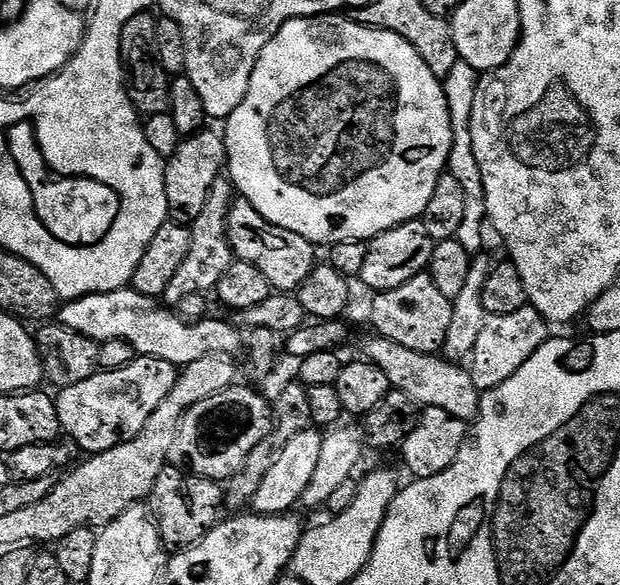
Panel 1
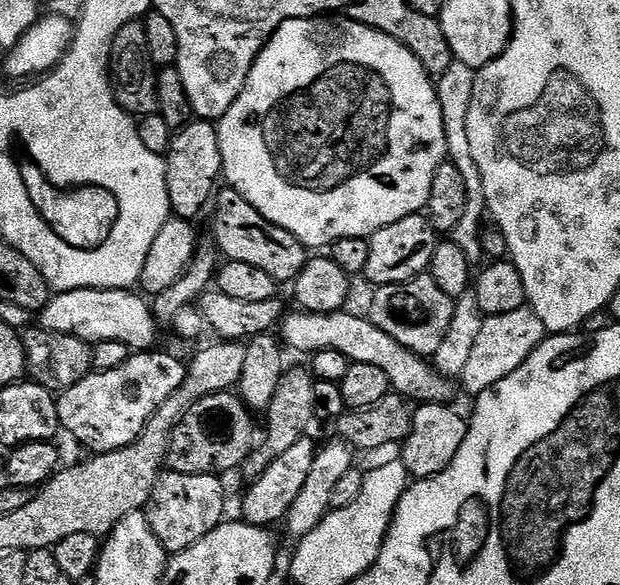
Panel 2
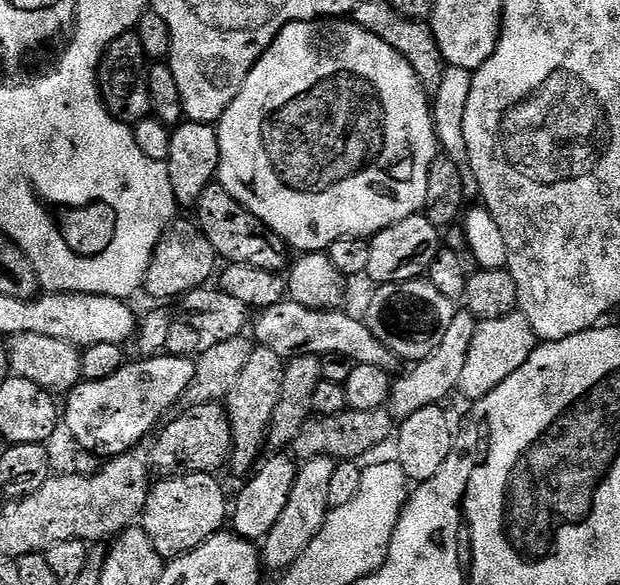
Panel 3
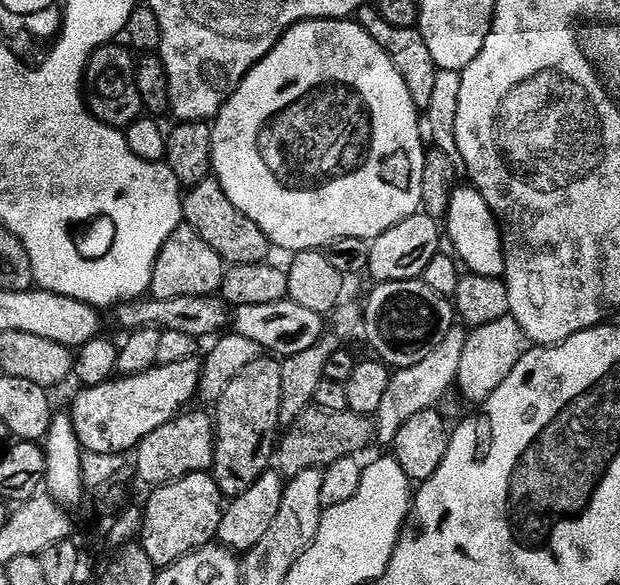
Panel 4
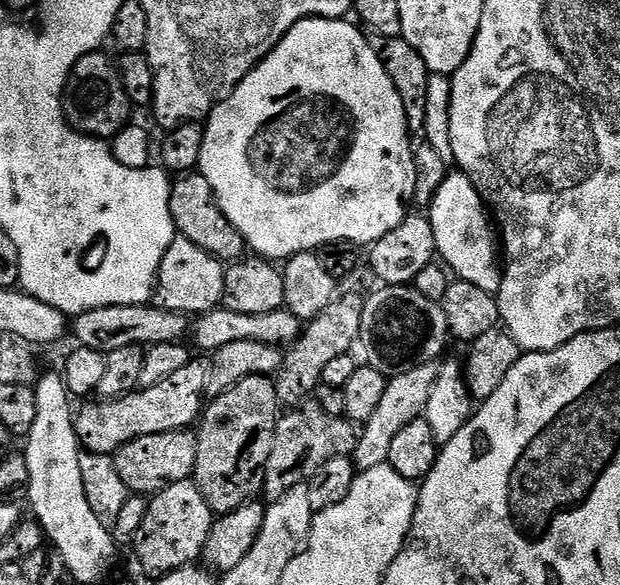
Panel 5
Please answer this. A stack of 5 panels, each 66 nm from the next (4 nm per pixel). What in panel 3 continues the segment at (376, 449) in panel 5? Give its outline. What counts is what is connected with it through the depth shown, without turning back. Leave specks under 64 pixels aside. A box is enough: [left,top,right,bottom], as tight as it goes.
[386,310,477,422]

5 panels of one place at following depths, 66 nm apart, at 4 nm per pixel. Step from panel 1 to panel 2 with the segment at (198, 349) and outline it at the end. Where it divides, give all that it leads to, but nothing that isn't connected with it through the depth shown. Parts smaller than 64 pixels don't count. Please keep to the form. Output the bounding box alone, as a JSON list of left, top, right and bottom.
[38,288,158,350]

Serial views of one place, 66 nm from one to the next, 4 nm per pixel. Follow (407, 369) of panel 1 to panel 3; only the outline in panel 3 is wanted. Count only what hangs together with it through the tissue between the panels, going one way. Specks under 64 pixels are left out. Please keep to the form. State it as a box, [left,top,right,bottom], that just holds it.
[250,298,398,373]

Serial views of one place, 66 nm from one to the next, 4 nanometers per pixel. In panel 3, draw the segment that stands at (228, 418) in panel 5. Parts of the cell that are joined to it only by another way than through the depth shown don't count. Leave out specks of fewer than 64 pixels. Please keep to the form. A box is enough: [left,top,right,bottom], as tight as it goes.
[224,345,285,475]

